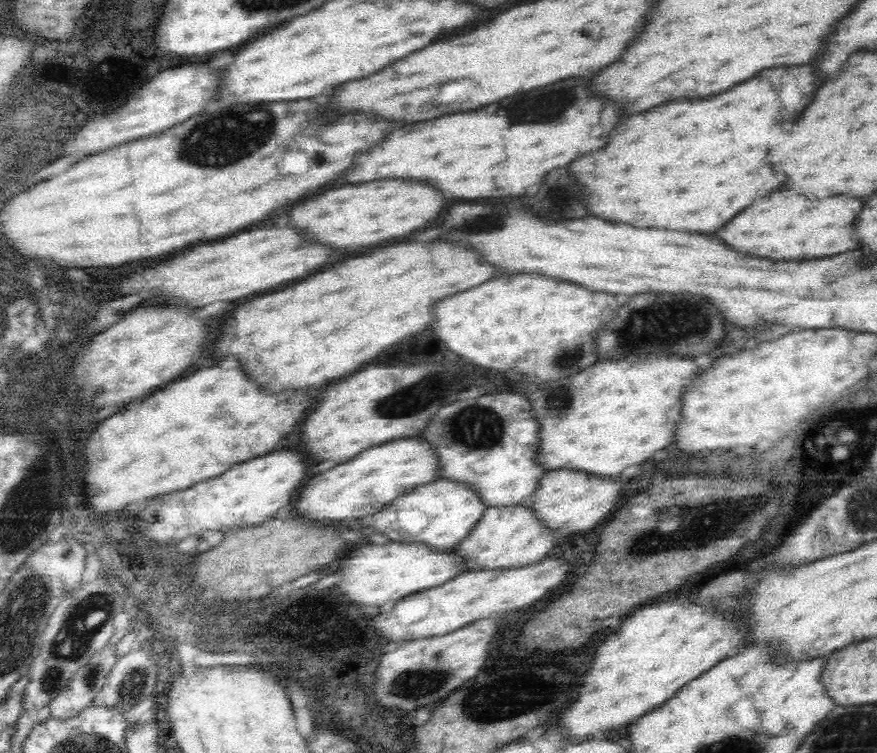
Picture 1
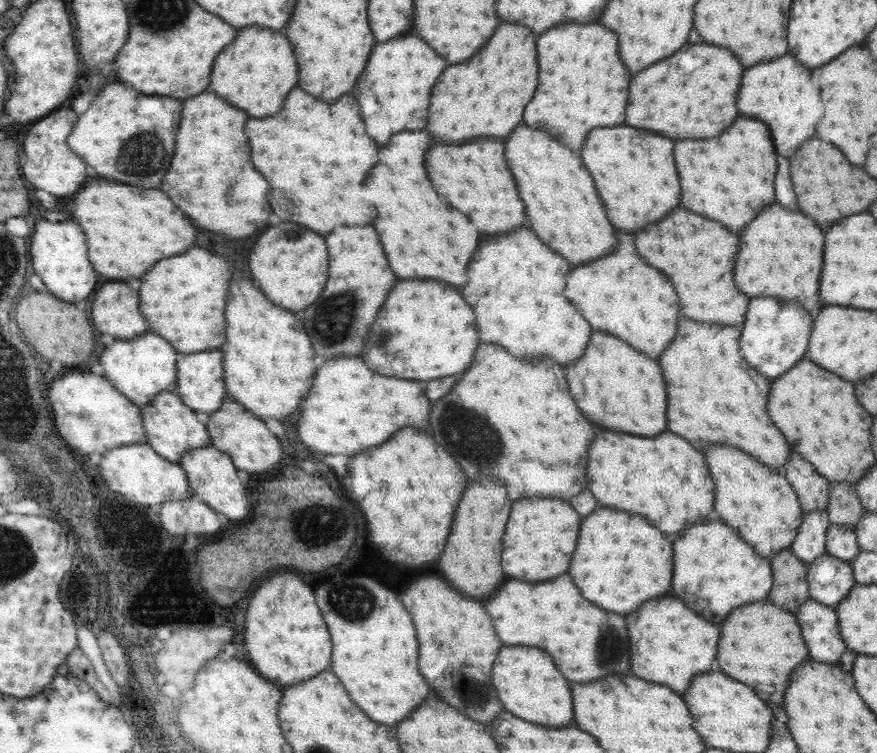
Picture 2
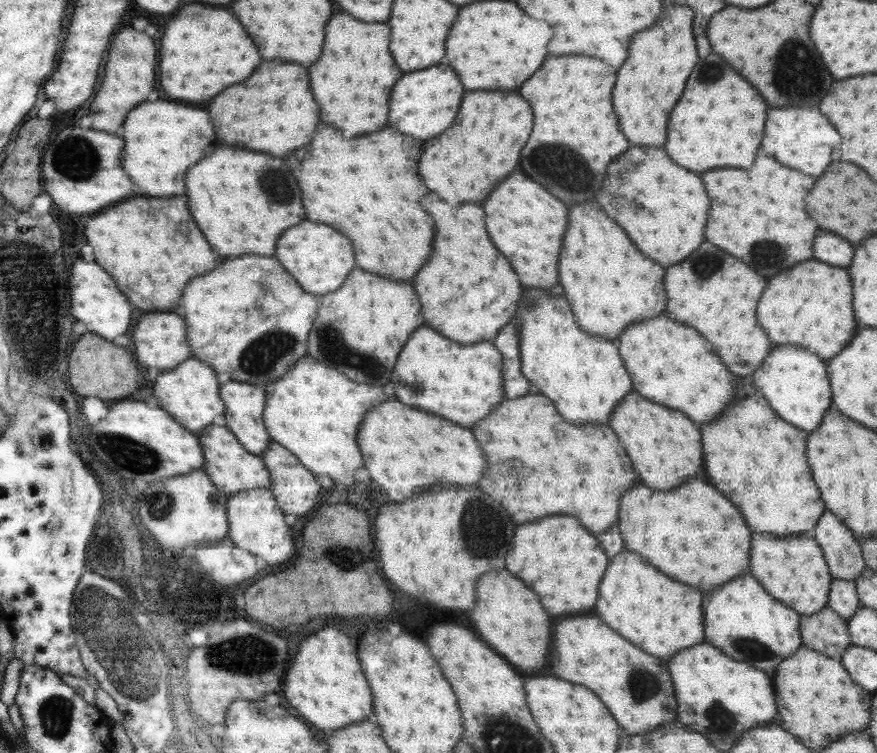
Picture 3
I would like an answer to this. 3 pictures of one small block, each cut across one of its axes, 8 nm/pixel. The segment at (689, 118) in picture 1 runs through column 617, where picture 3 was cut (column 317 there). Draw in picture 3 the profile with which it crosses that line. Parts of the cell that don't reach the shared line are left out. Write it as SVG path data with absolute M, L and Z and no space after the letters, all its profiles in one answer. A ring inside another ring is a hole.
M319 124L315 140L295 150L285 160L291 172L295 172L299 188L303 188L303 208L307 208L307 220L331 224L331 228L339 228L343 236L351 236L351 244L355 244L355 262L365 272L375 272L377 276L387 276L389 280L409 282L431 256L433 242L433 220L419 204L419 200L427 194L425 186L417 178L419 156L421 142L397 132L395 128L383 128L379 132L345 140L339 130Z

